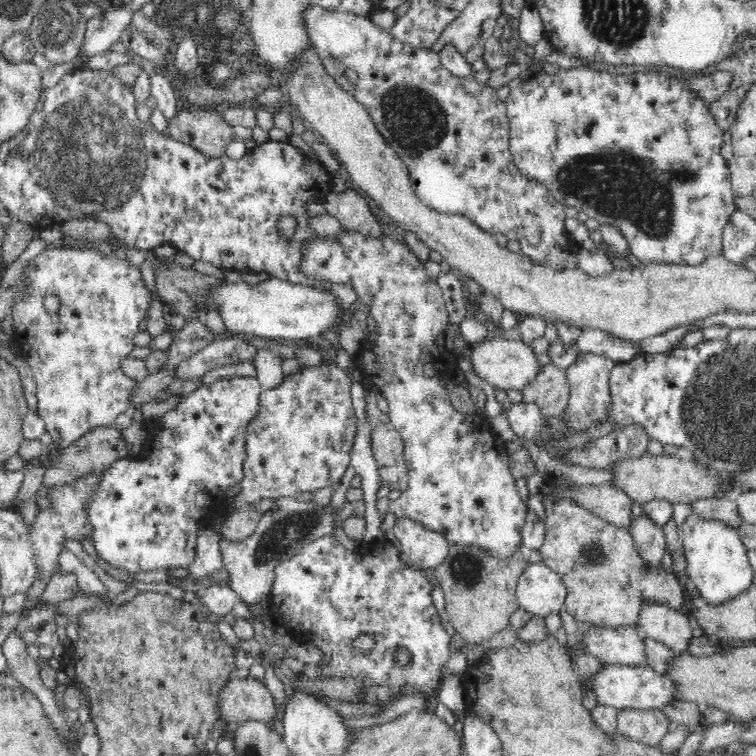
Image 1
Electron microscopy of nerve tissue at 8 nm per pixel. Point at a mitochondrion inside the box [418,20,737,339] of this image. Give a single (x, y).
(622, 185)

